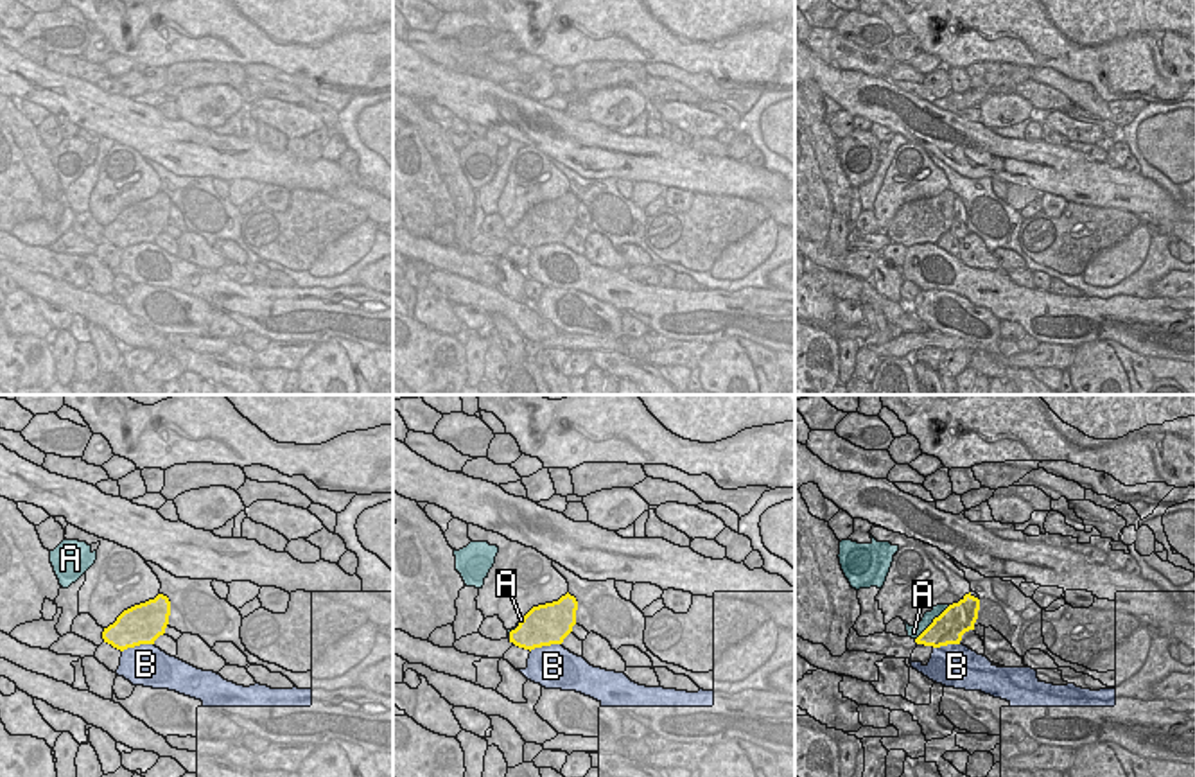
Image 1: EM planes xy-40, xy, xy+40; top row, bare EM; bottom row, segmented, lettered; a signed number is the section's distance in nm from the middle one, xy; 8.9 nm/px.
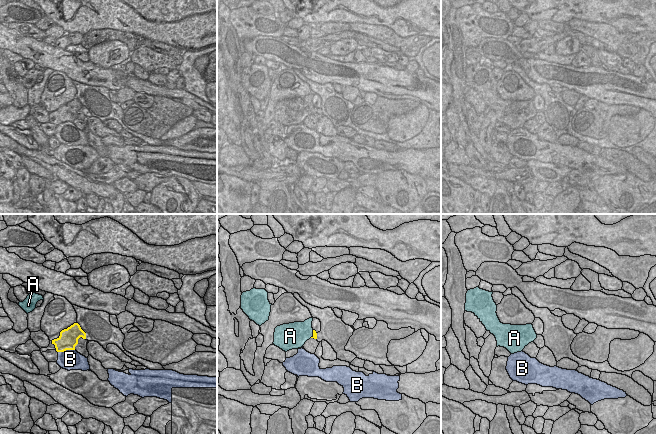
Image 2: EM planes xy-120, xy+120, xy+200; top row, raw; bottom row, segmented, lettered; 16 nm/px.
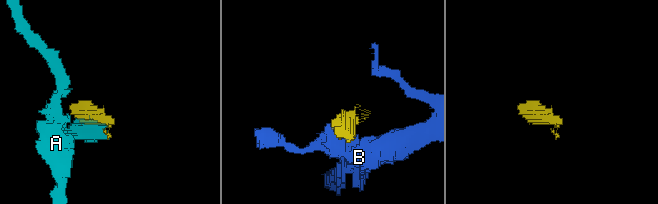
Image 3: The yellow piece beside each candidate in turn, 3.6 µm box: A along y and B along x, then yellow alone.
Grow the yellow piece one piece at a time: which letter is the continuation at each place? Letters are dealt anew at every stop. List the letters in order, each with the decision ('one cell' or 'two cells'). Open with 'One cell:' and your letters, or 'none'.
One cell: A
A: one cell
B: two cells

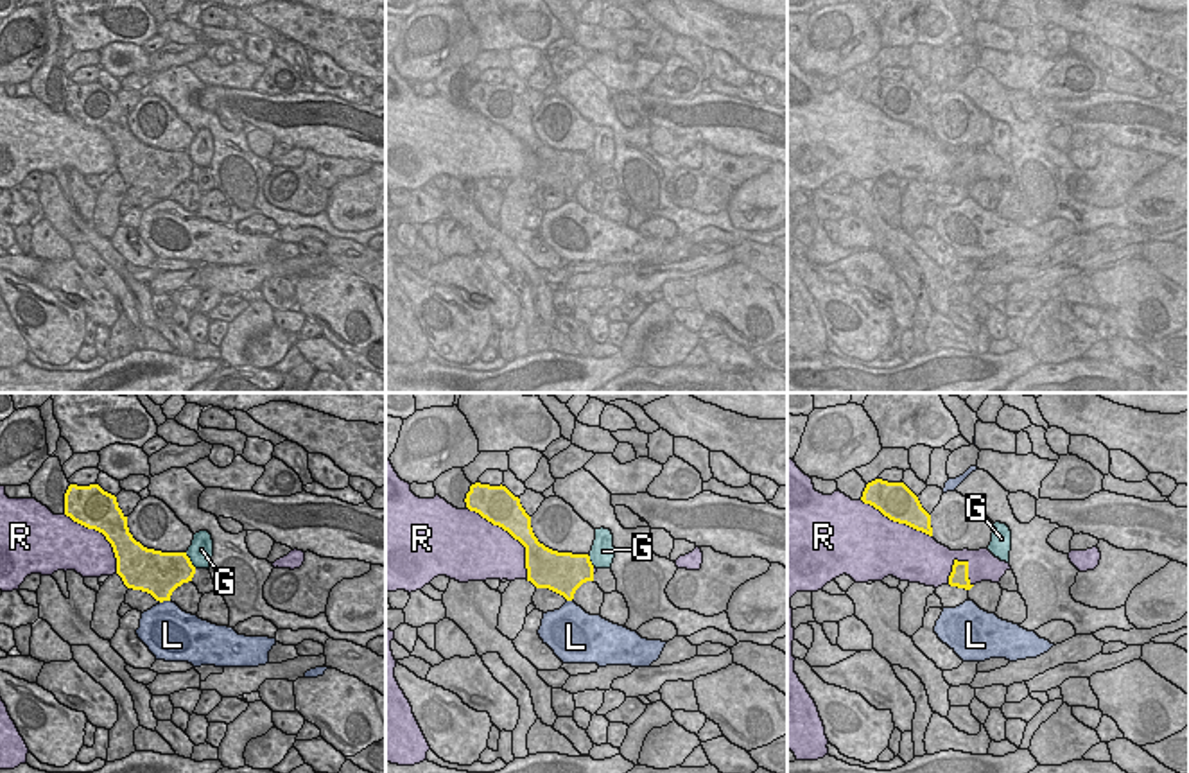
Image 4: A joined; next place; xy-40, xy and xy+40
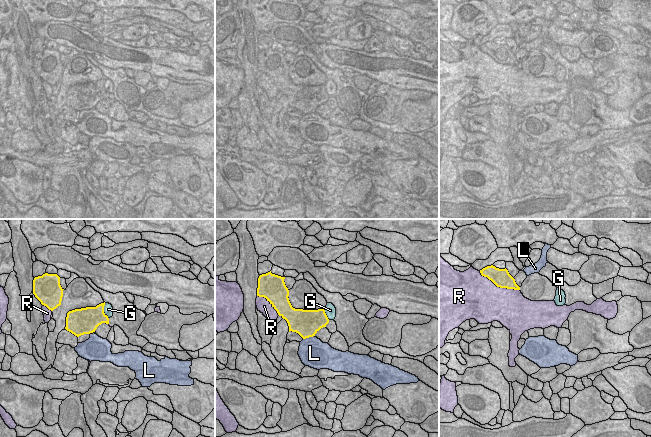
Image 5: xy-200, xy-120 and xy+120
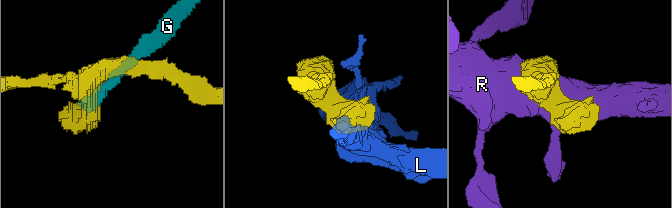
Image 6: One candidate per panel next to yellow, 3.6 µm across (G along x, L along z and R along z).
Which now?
One cell: none
G: two cells
L: two cells
R: two cells

